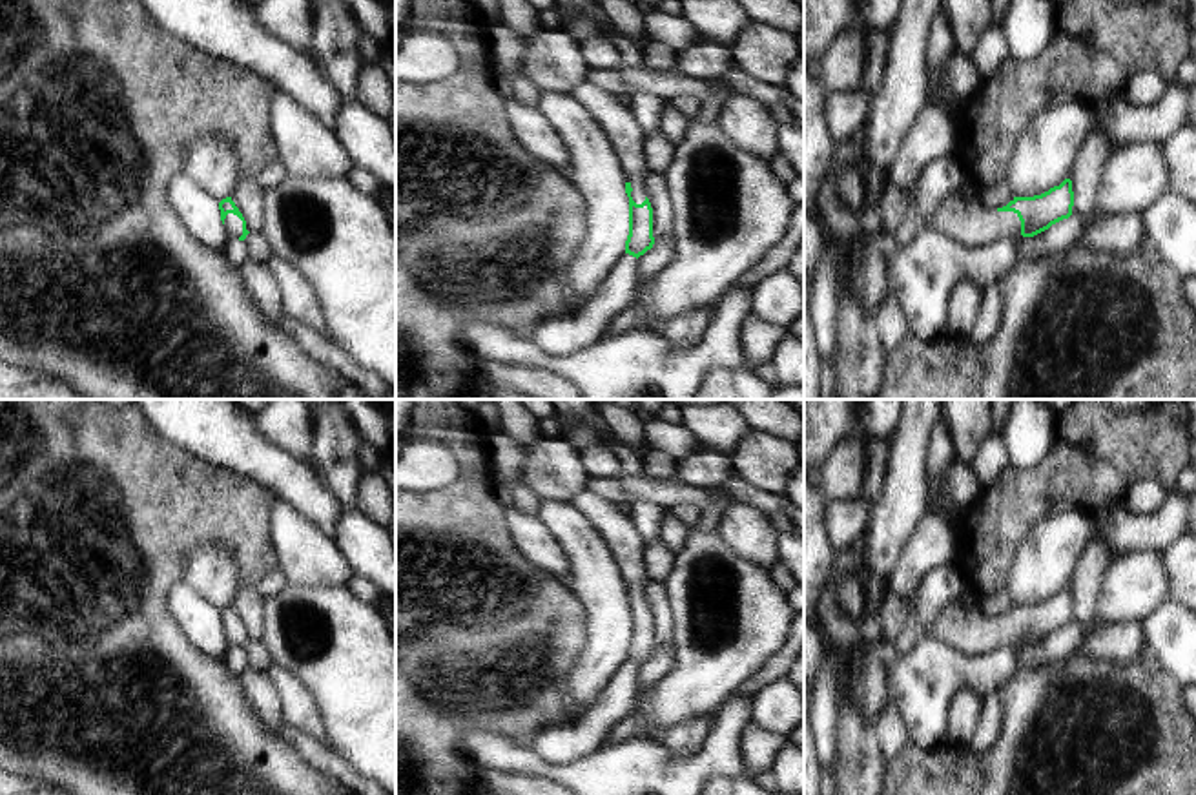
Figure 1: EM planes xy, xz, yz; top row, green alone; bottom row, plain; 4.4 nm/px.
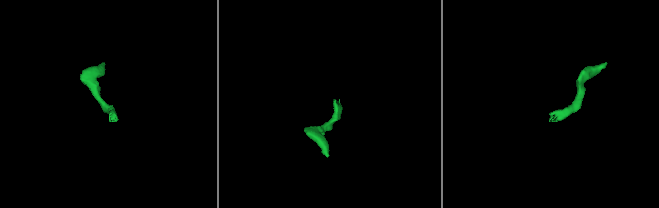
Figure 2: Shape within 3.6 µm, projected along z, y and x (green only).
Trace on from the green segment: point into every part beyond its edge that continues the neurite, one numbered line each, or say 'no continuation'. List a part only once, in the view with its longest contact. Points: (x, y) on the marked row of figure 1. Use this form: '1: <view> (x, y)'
1: xy (232, 223)

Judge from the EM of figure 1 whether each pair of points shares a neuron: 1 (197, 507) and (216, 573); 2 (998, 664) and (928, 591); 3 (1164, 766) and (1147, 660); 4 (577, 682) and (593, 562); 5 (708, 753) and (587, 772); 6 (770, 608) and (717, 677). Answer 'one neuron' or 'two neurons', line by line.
1: two neurons
2: two neurons
3: one neuron
4: one neuron
5: one neuron
6: one neuron

